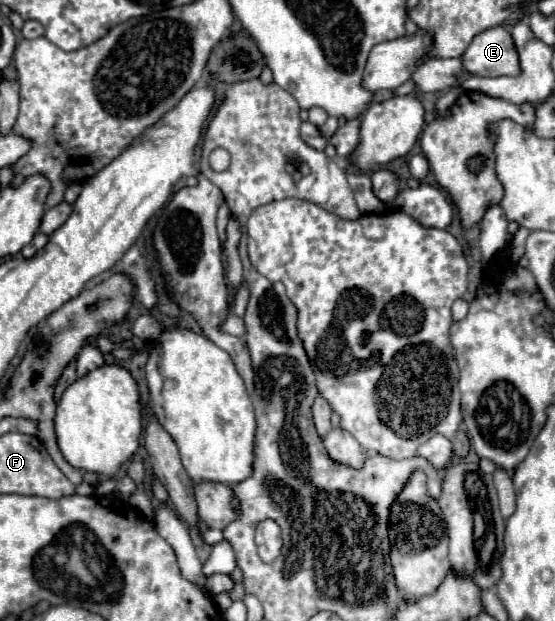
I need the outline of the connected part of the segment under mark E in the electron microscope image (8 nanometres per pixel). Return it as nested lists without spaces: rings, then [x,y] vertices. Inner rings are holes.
[[[500,25],[478,33],[462,53],[460,61],[472,75],[500,77],[520,73],[514,41],[510,33]]]

